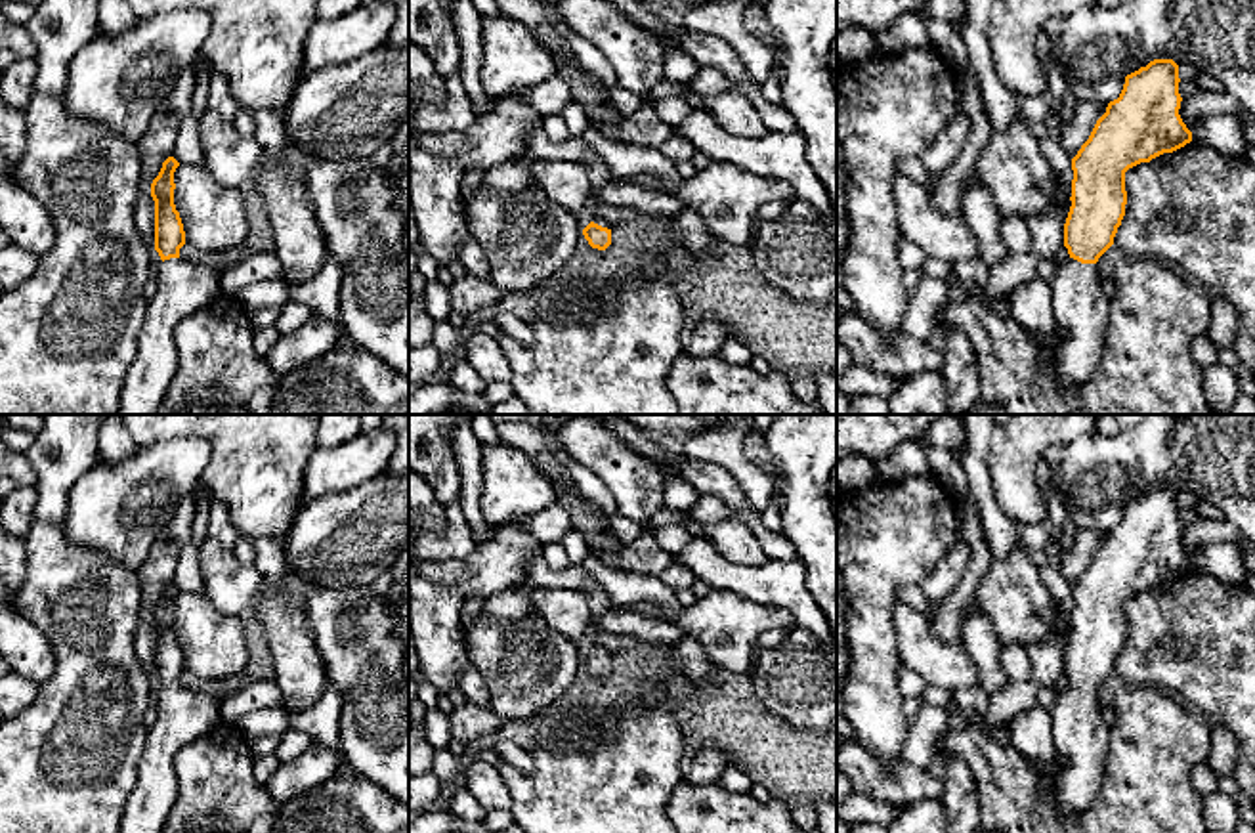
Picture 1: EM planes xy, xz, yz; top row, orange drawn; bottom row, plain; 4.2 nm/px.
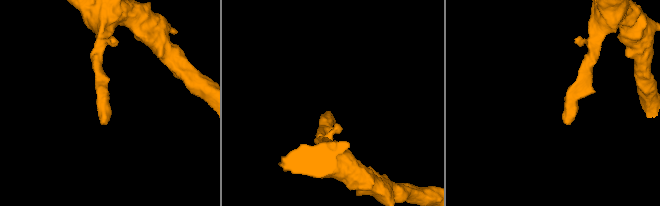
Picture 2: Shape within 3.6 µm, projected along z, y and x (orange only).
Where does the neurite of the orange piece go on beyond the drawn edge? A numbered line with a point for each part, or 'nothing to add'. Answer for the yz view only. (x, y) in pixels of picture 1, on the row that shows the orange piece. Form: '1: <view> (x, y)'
1: yz (1080, 308)

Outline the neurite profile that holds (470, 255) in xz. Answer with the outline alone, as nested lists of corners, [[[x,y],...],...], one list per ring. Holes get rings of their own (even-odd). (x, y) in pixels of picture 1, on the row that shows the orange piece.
[[[470,233],[460,245],[458,260],[470,275],[481,281],[491,279],[487,256],[481,245]]]

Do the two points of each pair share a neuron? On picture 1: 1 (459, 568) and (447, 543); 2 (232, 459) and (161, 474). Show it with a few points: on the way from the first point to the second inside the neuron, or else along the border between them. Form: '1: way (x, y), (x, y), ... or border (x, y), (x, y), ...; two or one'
1: border (478, 543), (465, 556), (428, 560); two
2: border (172, 436), (201, 436), (209, 444), (203, 480); two

